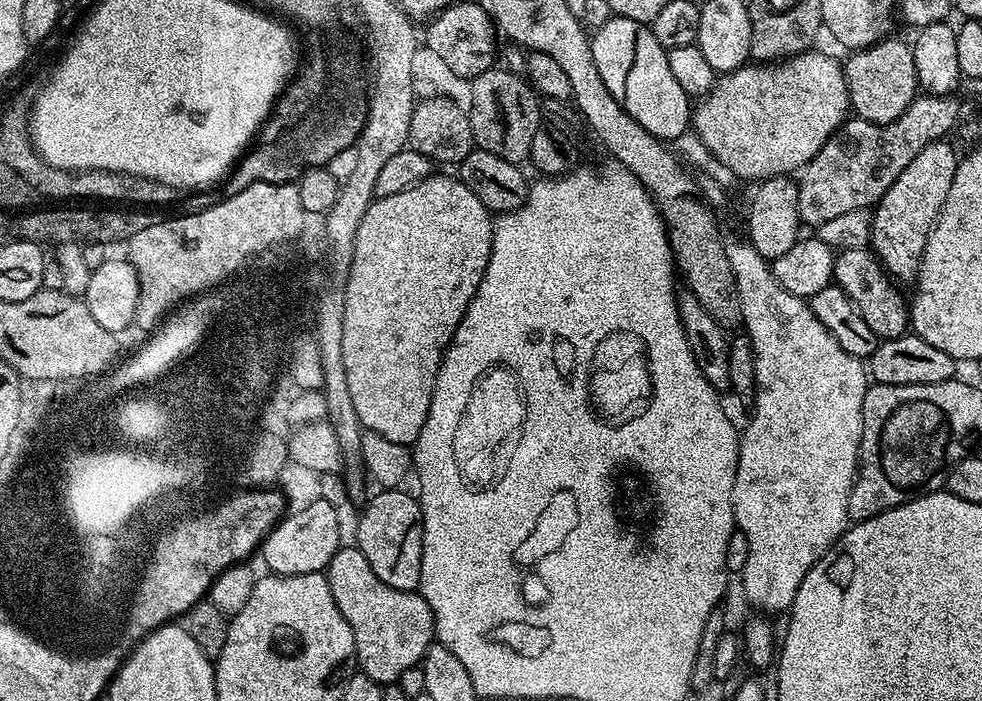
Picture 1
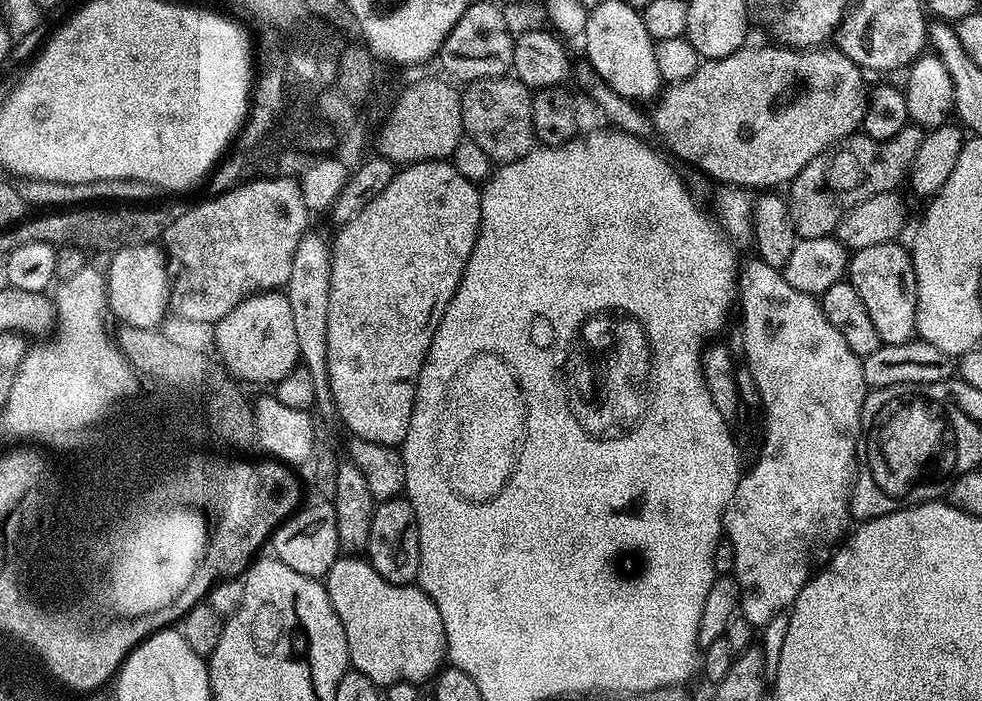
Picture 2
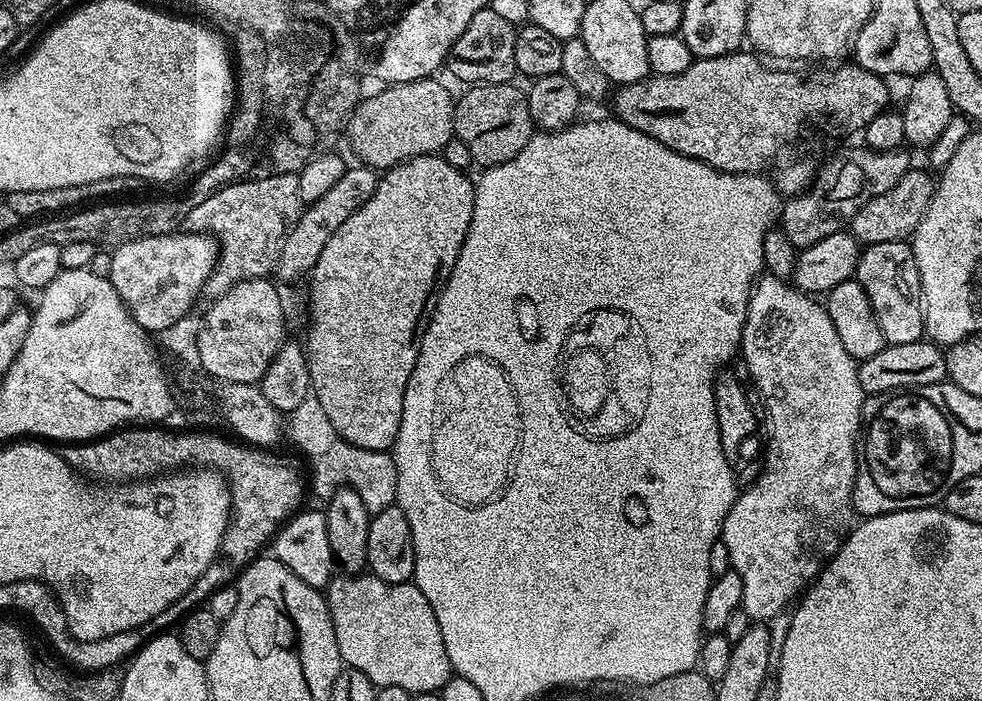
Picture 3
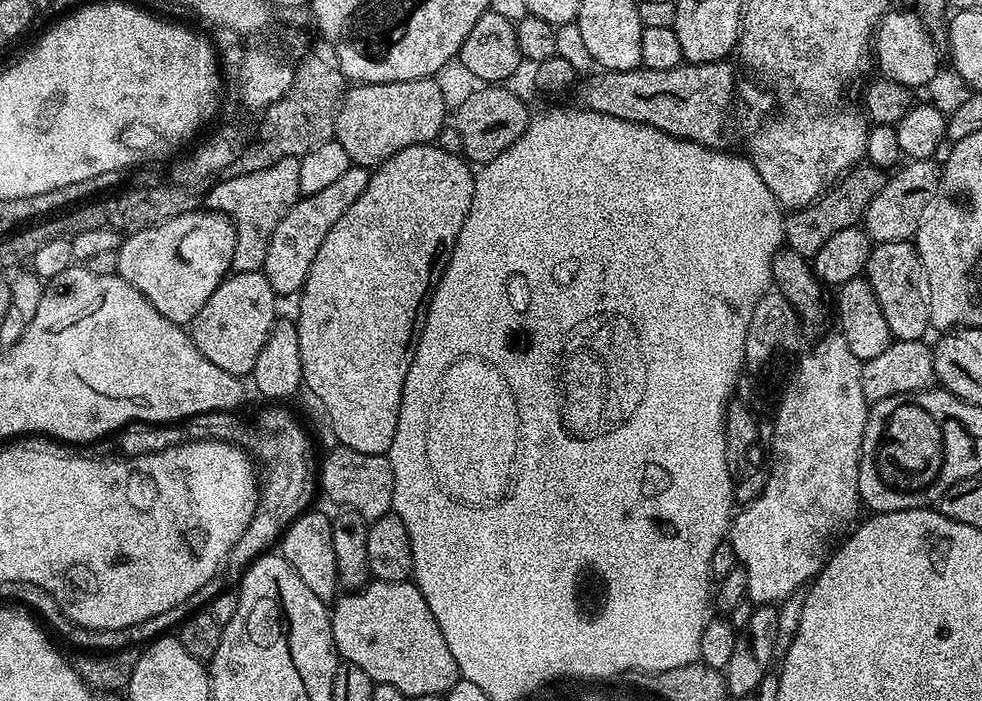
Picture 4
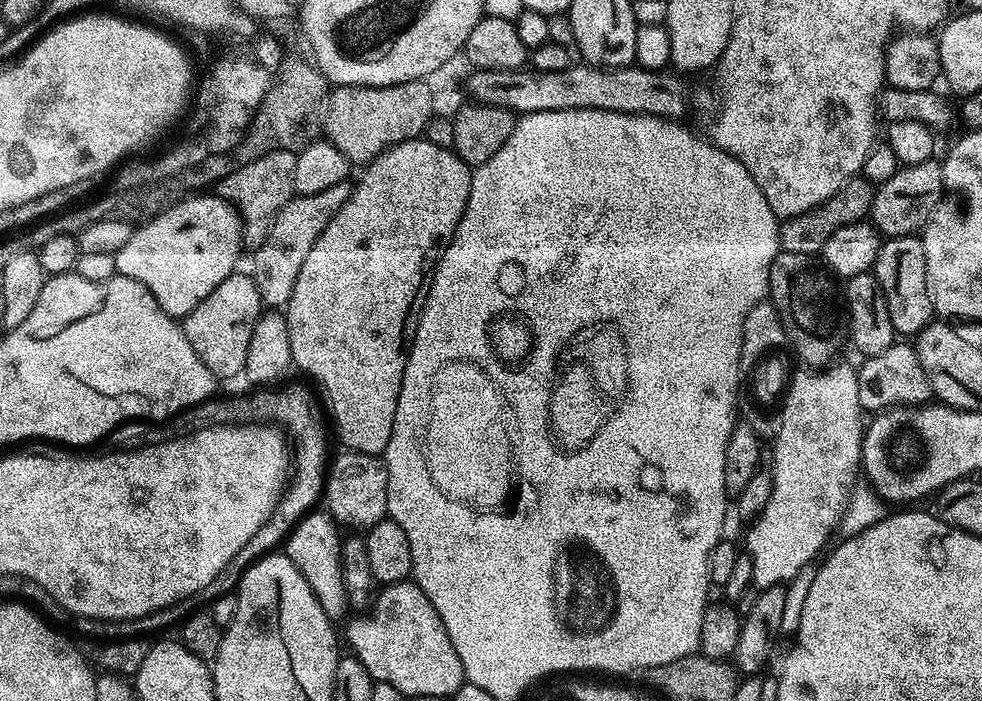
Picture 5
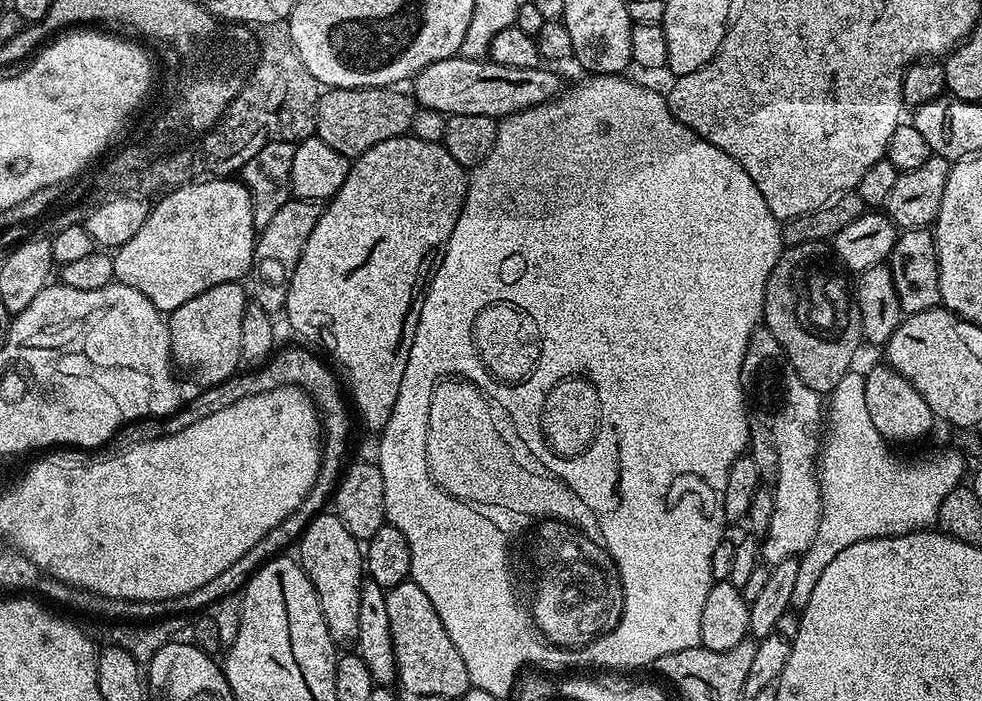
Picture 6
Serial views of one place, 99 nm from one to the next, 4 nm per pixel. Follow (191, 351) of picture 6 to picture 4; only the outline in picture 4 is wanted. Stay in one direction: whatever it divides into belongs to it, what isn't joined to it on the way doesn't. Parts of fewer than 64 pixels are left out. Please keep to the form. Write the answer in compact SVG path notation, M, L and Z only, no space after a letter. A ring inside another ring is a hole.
M233 271L225 276L218 290L206 298L206 306L202 306L202 310L198 310L193 318L190 325L192 340L200 353L214 366L218 366L218 370L226 370L226 374L241 378L247 377L254 362L258 362L258 354L278 319L276 303L276 292L263 271Z

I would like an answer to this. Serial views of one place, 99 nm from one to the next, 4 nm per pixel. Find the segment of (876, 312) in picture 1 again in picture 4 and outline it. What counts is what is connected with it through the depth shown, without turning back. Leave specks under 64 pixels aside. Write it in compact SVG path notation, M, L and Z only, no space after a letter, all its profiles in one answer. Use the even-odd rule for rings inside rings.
M915 243L876 244L868 255L866 279L886 314L886 326L898 340L924 340L930 332L930 286Z

